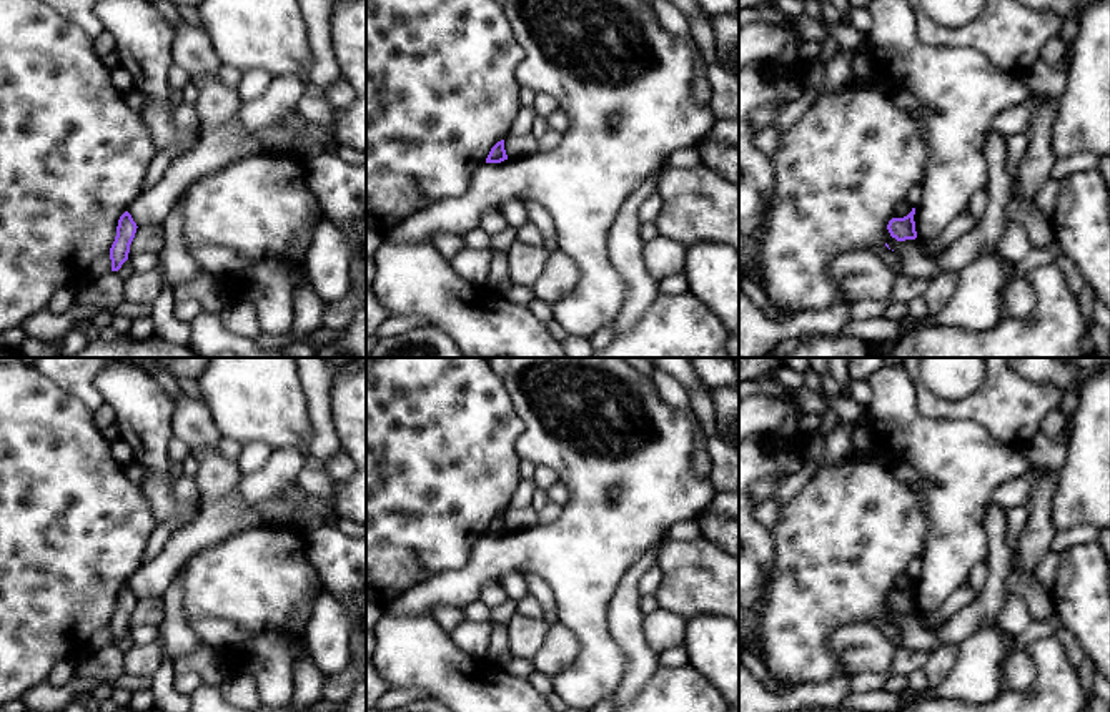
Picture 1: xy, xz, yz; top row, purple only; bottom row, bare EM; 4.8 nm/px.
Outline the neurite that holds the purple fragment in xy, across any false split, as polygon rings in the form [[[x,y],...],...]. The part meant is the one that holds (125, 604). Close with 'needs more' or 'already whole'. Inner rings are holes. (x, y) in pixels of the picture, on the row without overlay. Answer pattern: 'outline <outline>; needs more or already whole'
outline [[[125,584],[116,599],[116,609],[110,621],[111,644],[118,644],[121,637],[128,632],[130,617],[136,606],[136,596],[131,587]]]; already whole

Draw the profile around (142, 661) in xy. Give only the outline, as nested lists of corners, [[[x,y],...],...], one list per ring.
[[[161,642],[133,645],[125,655],[125,672],[136,677],[153,677],[161,665]]]

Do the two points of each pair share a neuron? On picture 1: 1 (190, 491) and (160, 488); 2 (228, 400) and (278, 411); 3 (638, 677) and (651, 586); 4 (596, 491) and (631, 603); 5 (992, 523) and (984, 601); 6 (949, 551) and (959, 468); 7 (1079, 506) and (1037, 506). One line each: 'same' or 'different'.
1: different
2: same
3: different
4: different
5: same
6: same
7: different

